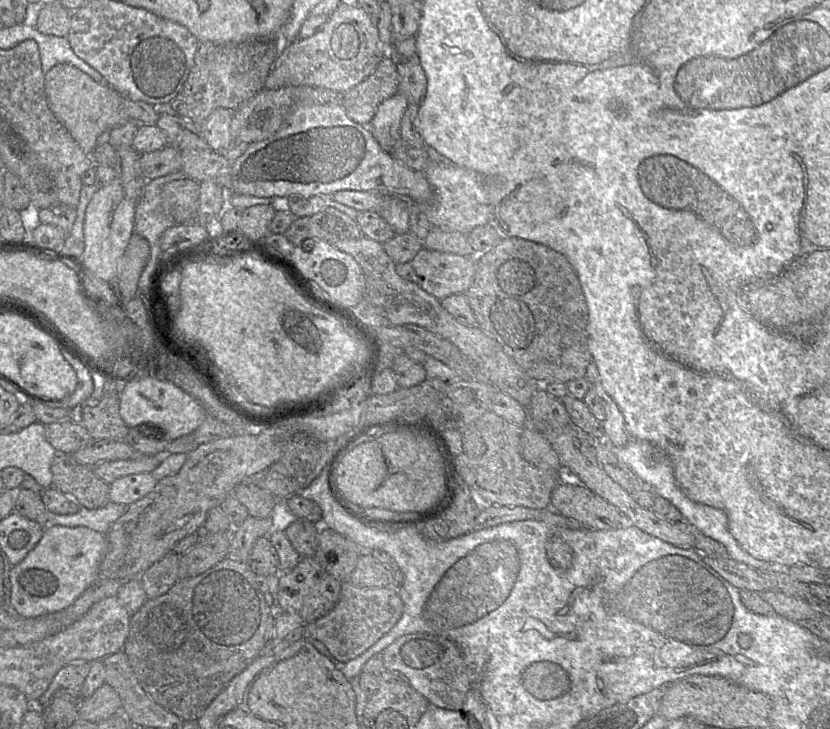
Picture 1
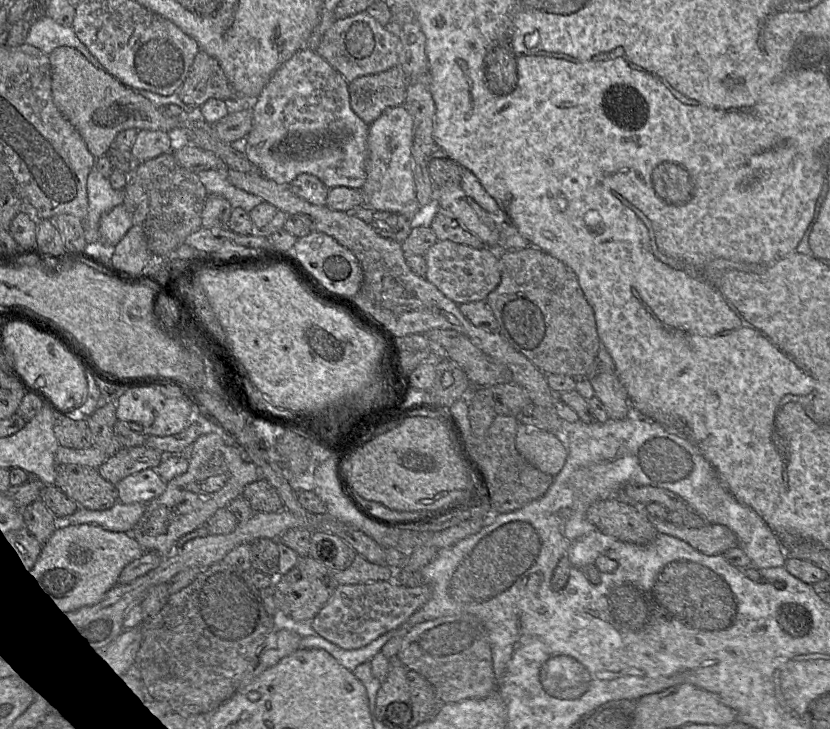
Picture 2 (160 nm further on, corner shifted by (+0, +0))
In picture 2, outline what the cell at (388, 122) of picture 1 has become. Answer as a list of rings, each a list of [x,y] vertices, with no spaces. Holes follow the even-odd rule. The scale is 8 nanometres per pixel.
[[[404,106],[386,109],[368,127],[366,181],[361,191],[365,205],[374,211],[393,212],[411,218],[419,210],[413,176],[413,118]]]

